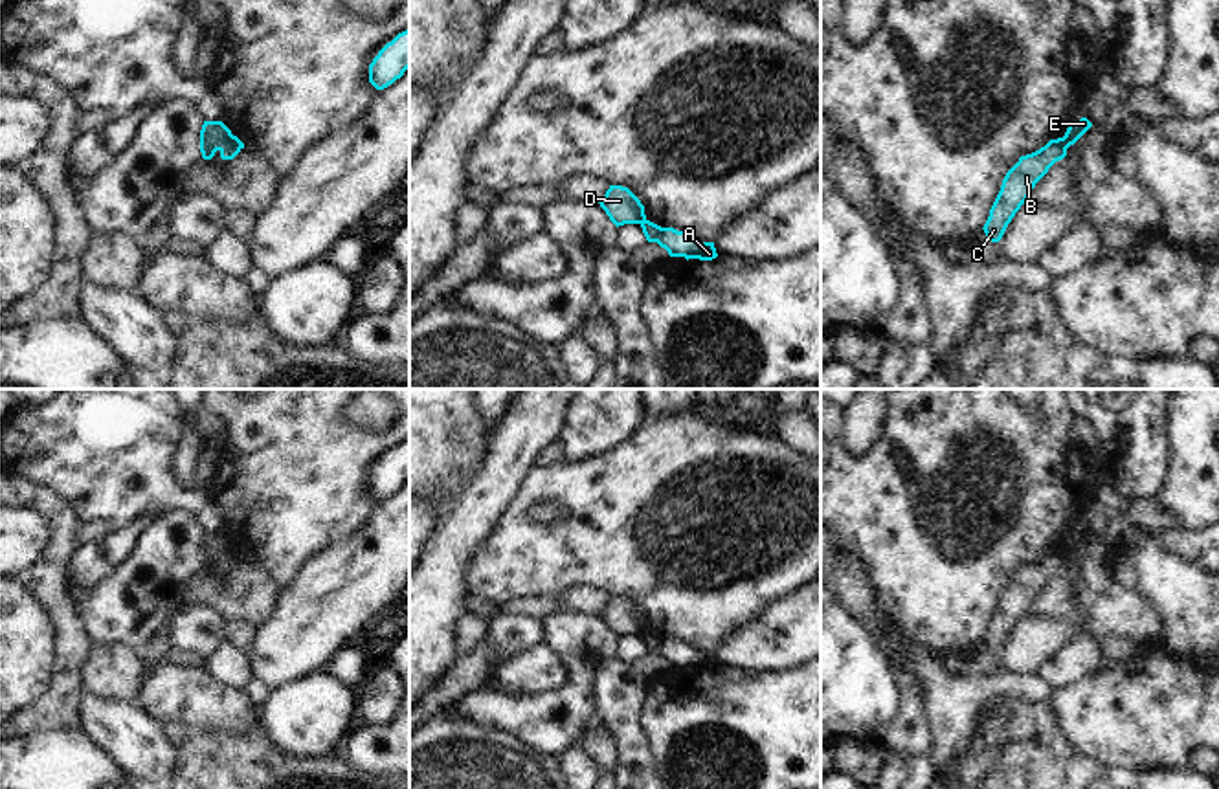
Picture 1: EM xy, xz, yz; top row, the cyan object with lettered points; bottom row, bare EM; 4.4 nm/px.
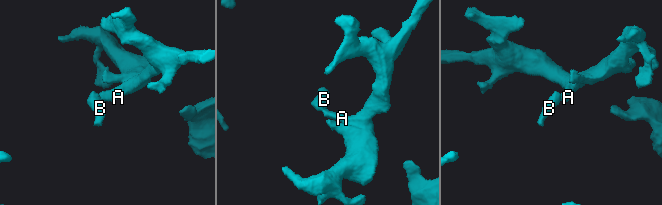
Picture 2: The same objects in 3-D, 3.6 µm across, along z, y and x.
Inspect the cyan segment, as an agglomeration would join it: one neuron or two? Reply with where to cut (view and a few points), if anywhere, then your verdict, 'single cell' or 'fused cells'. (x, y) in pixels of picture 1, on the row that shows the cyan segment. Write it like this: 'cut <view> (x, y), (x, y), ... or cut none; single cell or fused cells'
cut yz (1062, 138), (1067, 147); fused cells

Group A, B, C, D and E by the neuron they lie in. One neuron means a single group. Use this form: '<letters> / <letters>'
A E / B C D

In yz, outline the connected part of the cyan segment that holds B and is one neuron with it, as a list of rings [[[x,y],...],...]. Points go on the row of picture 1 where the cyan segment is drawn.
[[[1063,138],[1050,139],[1039,150],[1021,156],[1019,161],[1006,172],[1001,191],[990,209],[984,224],[984,233],[991,242],[999,242],[1035,183],[1048,172],[1048,169],[1067,156]]]

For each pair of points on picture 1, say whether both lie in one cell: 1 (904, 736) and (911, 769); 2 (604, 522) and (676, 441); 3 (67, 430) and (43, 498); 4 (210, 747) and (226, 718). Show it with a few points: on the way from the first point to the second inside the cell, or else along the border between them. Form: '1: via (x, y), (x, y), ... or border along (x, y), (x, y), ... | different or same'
1: border along (889, 753), (922, 755), (928, 758) | different
2: via (625, 501), (665, 461) | same
3: border along (19, 476), (48, 487), (76, 518) | different
4: border along (256, 720), (239, 731), (199, 729), (178, 723) | different

